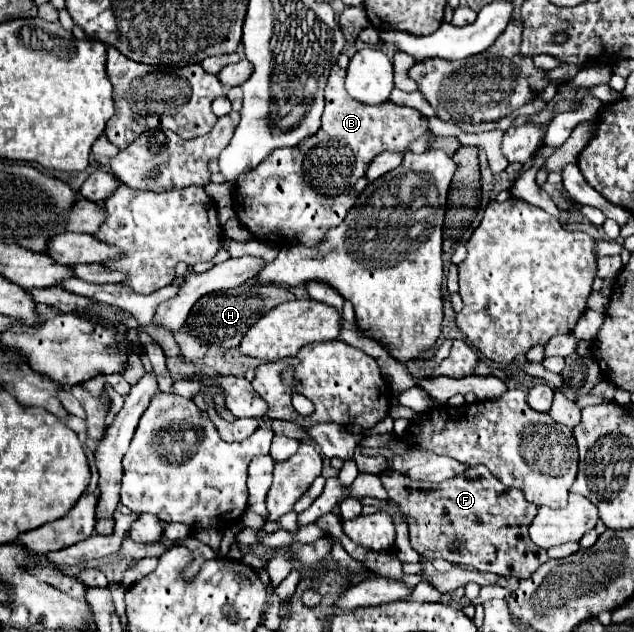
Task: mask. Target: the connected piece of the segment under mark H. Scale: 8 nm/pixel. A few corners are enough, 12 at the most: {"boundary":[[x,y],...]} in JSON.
{"boundary":[[245,283],[193,305],[187,333],[231,349],[261,315],[295,299]]}

